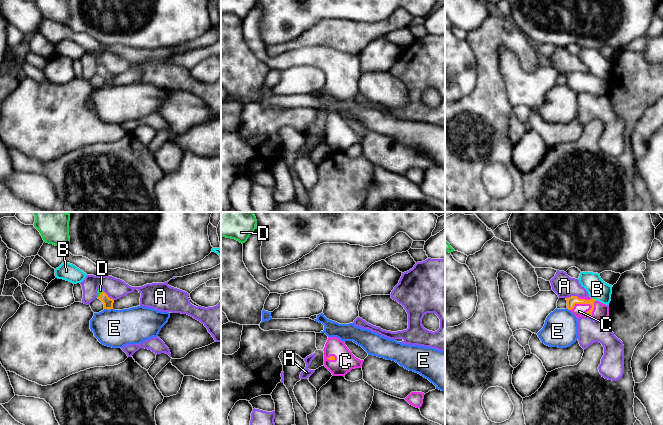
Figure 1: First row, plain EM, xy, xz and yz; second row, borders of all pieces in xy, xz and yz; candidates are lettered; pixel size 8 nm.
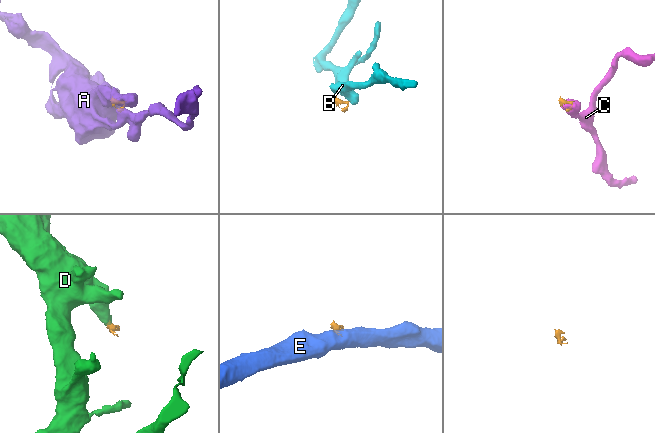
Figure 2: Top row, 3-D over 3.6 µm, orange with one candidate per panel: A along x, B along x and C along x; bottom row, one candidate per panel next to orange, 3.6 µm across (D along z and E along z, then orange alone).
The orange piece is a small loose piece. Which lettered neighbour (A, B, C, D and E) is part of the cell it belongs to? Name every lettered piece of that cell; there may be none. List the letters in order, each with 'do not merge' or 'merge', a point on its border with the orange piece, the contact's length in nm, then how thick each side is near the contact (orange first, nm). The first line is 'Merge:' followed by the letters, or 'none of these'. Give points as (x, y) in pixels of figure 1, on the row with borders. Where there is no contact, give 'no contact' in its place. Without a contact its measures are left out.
Merge: C, D
A: do not merge; meets orange in yz at (571, 296); contact 100 nm long; 80 nm thick on the orange side, 180 nm on the other
B: do not merge; meets orange in yz at (594, 299); contact 50 nm long; 80 nm thick on the orange side, 160 nm on the other
C: merge; meets orange in yz at (584, 303); contact 220 nm long; 80 nm thick on the orange side, 110 nm on the other
D: merge; meets orange in xy at (100, 294); contact 80 nm long; 80 nm thick on the orange side, 50 nm on the other
E: do not merge; meets orange in xy at (108, 309); contact 70 nm long; 80 nm thick on the orange side, 300 nm on the other

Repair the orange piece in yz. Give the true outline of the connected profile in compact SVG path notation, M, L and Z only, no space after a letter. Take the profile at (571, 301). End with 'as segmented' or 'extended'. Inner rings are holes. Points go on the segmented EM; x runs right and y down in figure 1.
M571 296L566 298L567 309L577 318L591 317L594 320L606 319L609 316L609 306L595 299L587 297Z; extended

